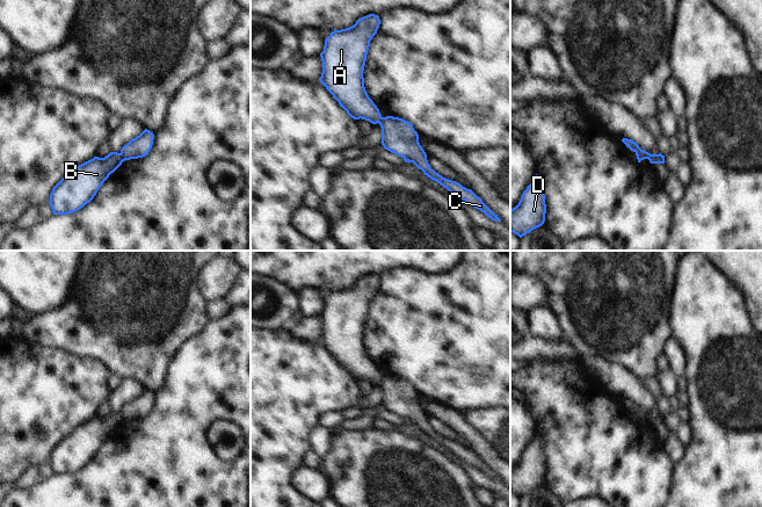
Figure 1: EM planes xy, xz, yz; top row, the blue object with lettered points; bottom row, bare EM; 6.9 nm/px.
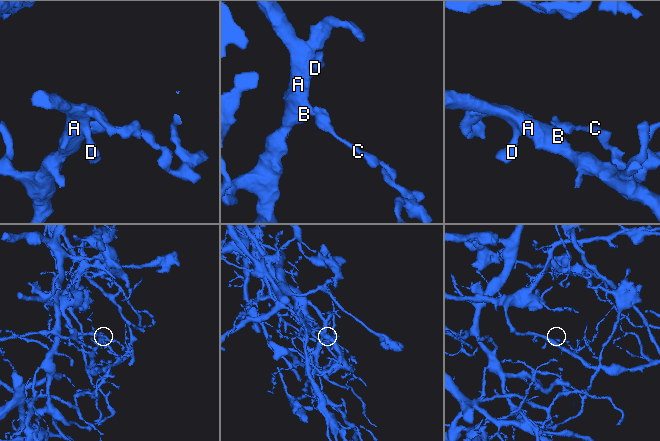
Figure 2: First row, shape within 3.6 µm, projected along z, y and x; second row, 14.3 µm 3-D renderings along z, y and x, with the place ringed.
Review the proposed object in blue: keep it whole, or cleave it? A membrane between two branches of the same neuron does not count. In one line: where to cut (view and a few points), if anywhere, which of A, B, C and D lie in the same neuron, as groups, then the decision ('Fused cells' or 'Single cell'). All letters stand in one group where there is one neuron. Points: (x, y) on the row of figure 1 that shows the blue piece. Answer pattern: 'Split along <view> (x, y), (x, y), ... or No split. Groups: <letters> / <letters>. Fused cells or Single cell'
Split along xy (120, 153), (123, 160). Groups: A B D / C. Fused cells.

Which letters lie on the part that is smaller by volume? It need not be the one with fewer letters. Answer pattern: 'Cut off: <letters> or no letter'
Cut off: C

